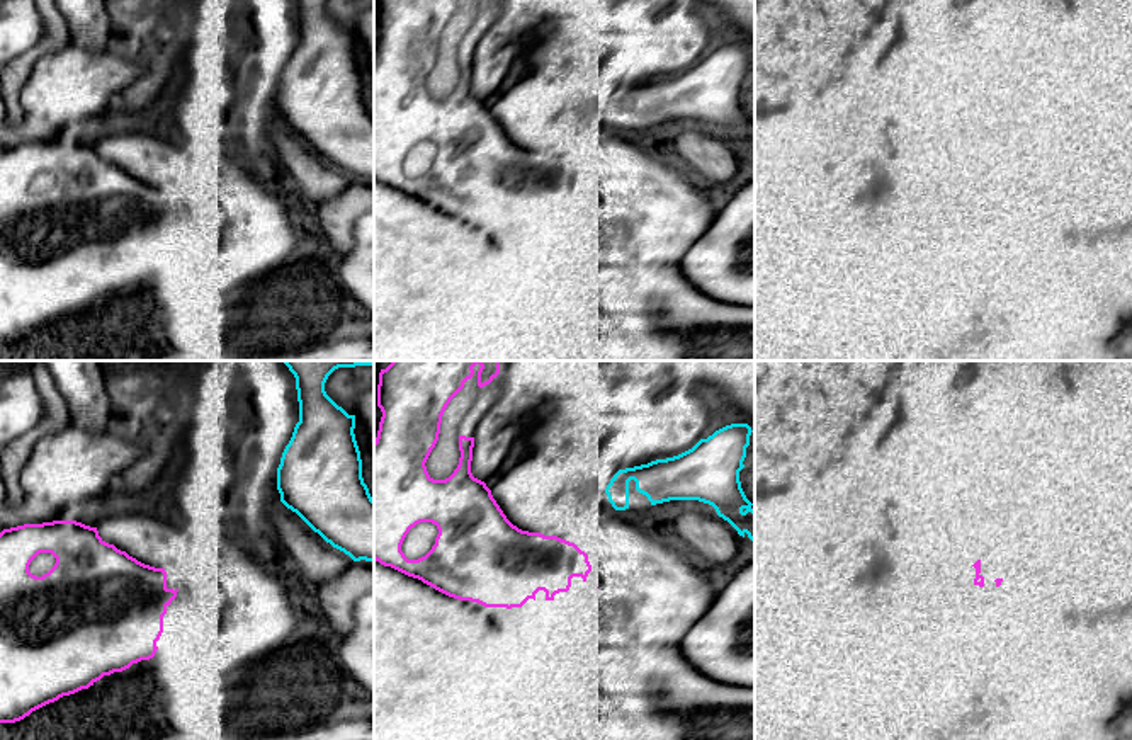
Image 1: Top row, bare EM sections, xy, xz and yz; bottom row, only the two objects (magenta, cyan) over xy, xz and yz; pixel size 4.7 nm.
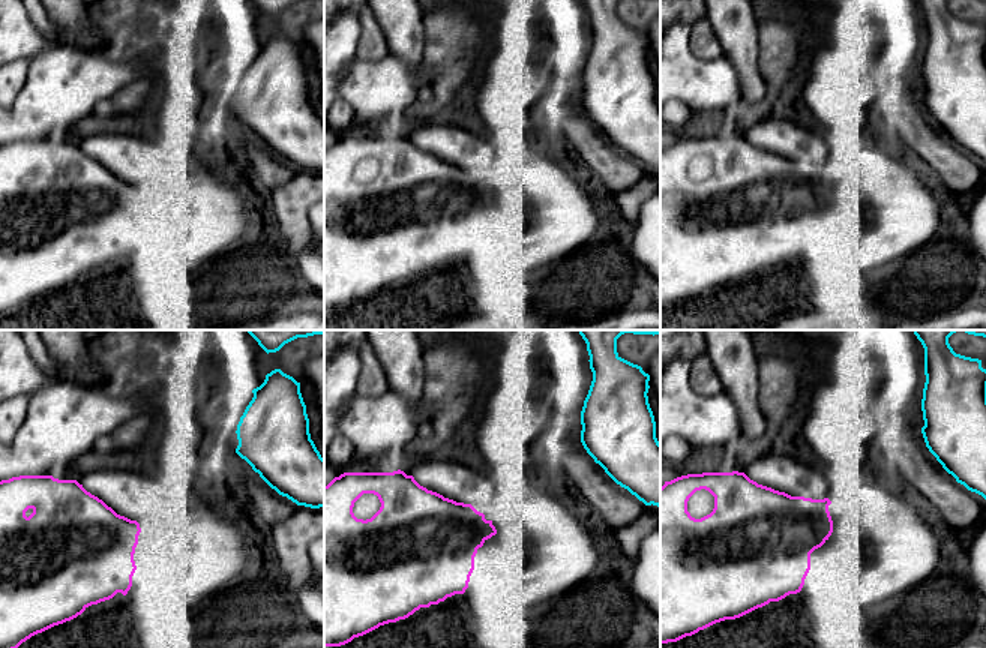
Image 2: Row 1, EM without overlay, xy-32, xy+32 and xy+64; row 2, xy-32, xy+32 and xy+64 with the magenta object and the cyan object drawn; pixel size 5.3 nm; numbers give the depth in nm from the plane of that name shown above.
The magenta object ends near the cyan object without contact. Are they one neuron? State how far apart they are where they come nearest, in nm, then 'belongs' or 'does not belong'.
260 nm | does not belong

